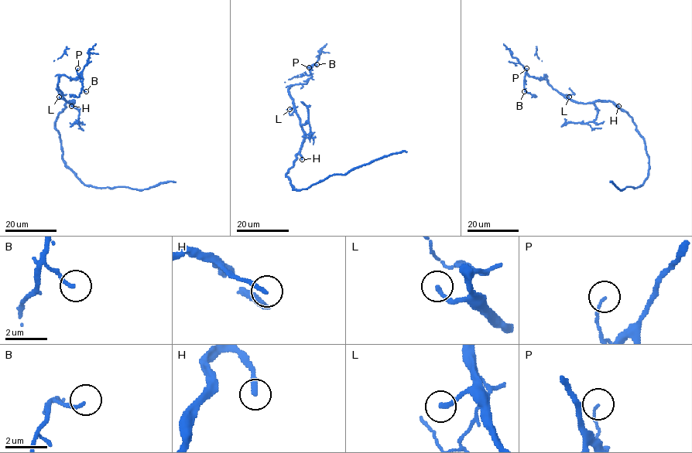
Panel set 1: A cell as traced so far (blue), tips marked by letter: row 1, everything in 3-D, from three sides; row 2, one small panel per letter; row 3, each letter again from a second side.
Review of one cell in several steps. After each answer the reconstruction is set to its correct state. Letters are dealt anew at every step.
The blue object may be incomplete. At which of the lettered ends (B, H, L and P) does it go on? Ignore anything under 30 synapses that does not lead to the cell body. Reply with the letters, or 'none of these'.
H

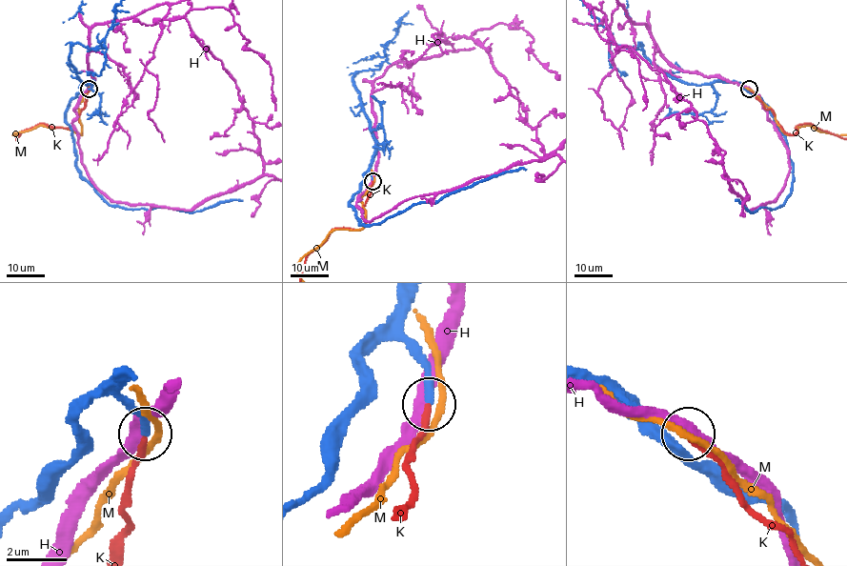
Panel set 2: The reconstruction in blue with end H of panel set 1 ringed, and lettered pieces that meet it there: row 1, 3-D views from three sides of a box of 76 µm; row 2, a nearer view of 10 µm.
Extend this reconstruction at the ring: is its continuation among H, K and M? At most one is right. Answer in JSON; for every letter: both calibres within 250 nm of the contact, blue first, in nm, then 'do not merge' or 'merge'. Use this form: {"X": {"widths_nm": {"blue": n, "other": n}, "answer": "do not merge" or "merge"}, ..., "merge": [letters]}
{"H": {"widths_nm": {"blue": 260, "other": 360}, "answer": "do not merge"}, "K": {"widths_nm": {"blue": 200, "other": 190}, "answer": "merge"}, "M": {"widths_nm": {"blue": 200, "other": 200}, "answer": "do not merge"}, "merge": ["K"]}

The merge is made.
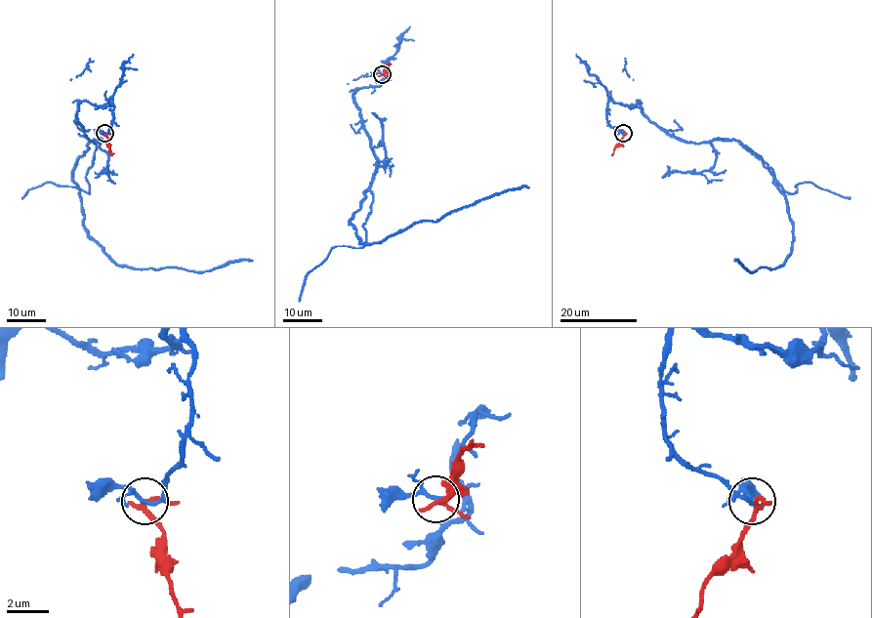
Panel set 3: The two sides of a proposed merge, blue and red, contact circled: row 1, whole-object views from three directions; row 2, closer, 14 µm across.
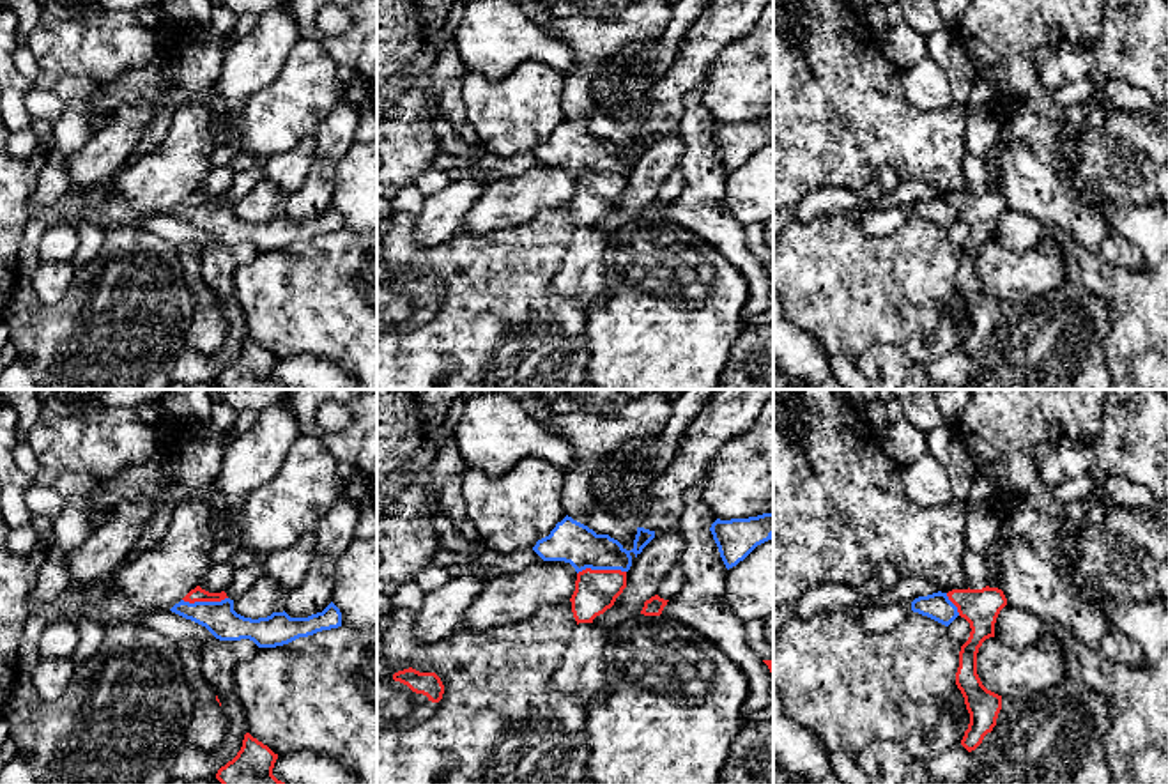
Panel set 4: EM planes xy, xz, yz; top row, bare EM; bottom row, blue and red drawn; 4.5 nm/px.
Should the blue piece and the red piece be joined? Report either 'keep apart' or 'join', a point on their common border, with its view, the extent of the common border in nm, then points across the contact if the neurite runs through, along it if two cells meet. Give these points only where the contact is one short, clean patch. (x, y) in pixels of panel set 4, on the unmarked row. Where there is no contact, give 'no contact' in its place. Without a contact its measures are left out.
keep apart; meets blue in xz at (600, 172); contact 220 nm long; border along xz (625, 174), (583, 172), (577, 177)

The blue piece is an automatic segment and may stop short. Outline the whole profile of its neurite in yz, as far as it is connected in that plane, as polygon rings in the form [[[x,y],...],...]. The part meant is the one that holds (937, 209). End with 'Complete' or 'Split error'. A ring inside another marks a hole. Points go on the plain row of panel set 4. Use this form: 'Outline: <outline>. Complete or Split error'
Outline: [[[941,195],[915,202],[911,205],[911,214],[945,230],[949,230],[959,219],[957,211],[949,204],[947,196]]]. Complete

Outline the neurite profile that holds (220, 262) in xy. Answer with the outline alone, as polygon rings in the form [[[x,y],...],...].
[[[250,242],[209,244],[200,251],[202,280],[216,296],[234,294],[234,276],[241,265],[250,264],[258,250]]]

